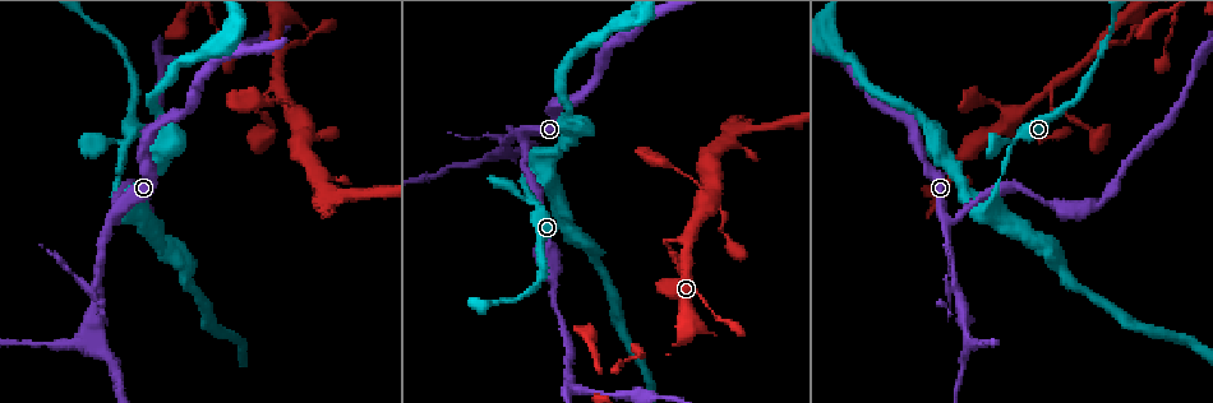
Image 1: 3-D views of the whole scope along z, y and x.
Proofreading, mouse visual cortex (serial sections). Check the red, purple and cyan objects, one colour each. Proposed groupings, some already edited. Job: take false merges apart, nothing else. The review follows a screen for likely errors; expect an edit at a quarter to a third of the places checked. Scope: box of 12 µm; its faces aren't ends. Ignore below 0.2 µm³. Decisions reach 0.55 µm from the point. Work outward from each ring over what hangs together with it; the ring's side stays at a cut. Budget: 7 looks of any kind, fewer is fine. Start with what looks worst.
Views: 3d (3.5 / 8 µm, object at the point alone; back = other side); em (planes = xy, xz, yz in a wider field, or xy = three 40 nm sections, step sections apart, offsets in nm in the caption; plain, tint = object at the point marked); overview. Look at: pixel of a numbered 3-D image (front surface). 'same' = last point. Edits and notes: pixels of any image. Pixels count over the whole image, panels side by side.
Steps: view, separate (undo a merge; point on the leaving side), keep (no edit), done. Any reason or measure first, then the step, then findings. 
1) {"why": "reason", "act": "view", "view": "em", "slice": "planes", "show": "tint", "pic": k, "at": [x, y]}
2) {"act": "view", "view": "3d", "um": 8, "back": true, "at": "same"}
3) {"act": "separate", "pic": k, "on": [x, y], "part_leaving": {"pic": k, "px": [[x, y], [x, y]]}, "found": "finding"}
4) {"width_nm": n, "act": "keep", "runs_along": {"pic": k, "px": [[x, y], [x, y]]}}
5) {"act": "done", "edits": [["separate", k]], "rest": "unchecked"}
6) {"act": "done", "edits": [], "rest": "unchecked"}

{"why": "side arm on a straight run", "act": "view", "view": "3d", "um": 3.5, "pic": 1, "at": [520, 136]}

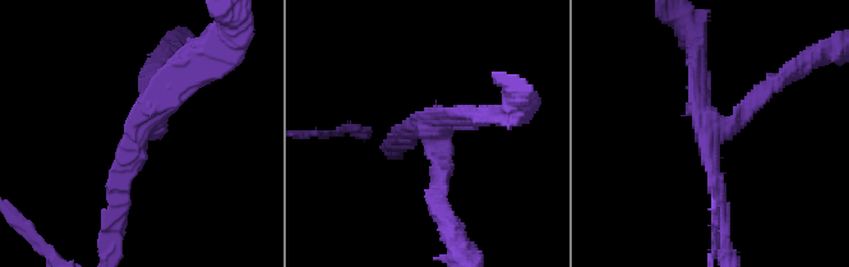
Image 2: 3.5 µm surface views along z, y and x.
{"why": "now the EM", "act": "view", "view": "em", "slice": "xy", "step": 2, "show": "tint", "pic": 2, "at": [714, 124]}

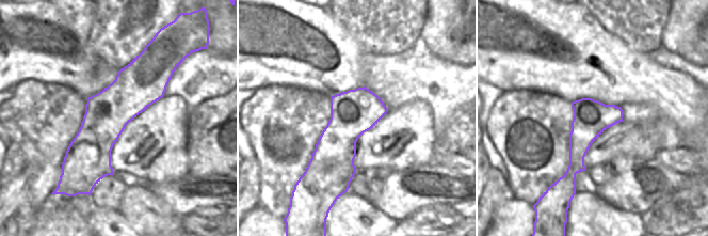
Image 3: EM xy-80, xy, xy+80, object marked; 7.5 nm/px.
{"arms": 3, "arm_widths_nm": [200, 200, 250], "act": "keep", "runs_along": {"pic": 3, "px": [[148, 54], [89, 181]]}, "found": "continuous, no second cell"}

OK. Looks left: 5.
{"why": "branch point", "act": "view", "view": "3d", "um": 3.5, "pic": 1, "at": [91, 327]}

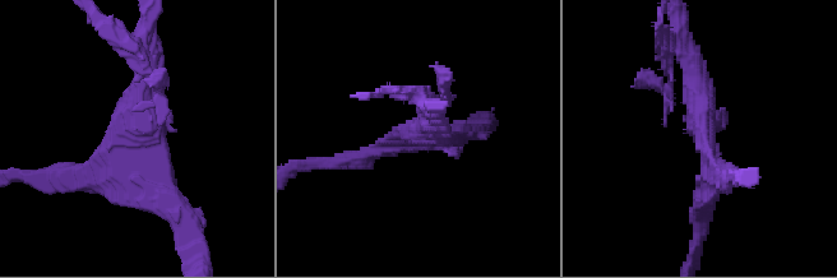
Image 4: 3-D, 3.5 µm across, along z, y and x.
{"why": "shape alone is not enough", "act": "view", "view": "em", "slice": "xy", "step": 5, "show": "tint", "pic": 4, "at": [702, 133]}

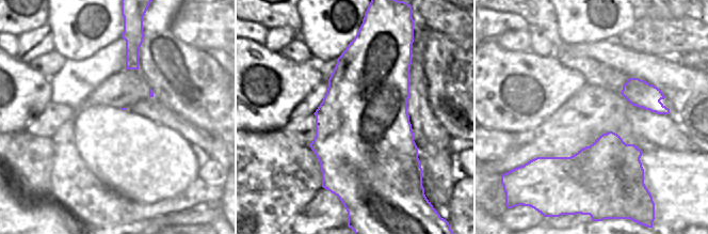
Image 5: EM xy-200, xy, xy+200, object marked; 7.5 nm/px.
{"act": "keep", "runs_along": {"pic": 4, "px": [[147, 49], [135, 131], [170, 209]]}, "found": "all the same cell"}

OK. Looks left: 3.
{"why": "sharp bend", "act": "view", "view": "3d", "um": 3.5, "pic": 1, "at": [664, 240]}

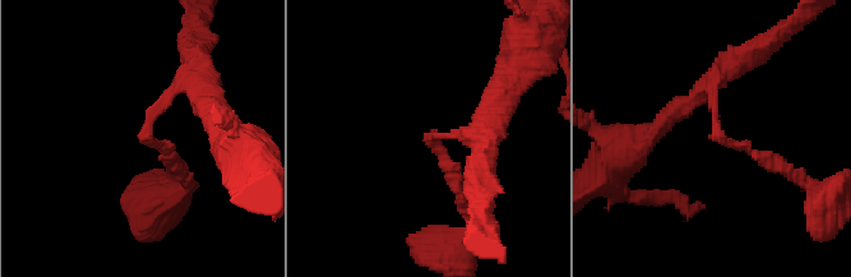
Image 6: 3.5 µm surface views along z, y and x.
{"arm_widths_nm": [150, 300], "why": "now the EM", "act": "view", "view": "em", "slice": "xy", "step": 5, "show": "tint", "pic": 6, "at": [717, 120]}

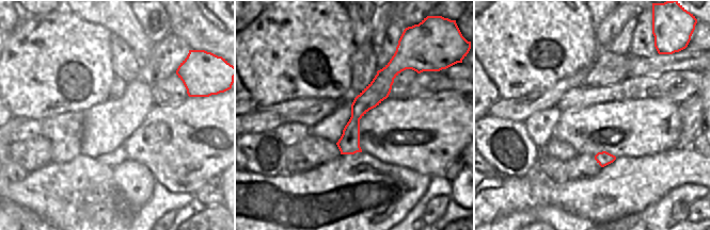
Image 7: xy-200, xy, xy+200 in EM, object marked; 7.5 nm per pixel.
{"act": "keep", "runs_along": {"pic": 6, "px": [[732, 65], [710, 88], [716, 132], [772, 162]]}, "found": "one cell here"}

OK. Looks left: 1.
{"act": "done", "edits": [], "rest": "unchecked"}

